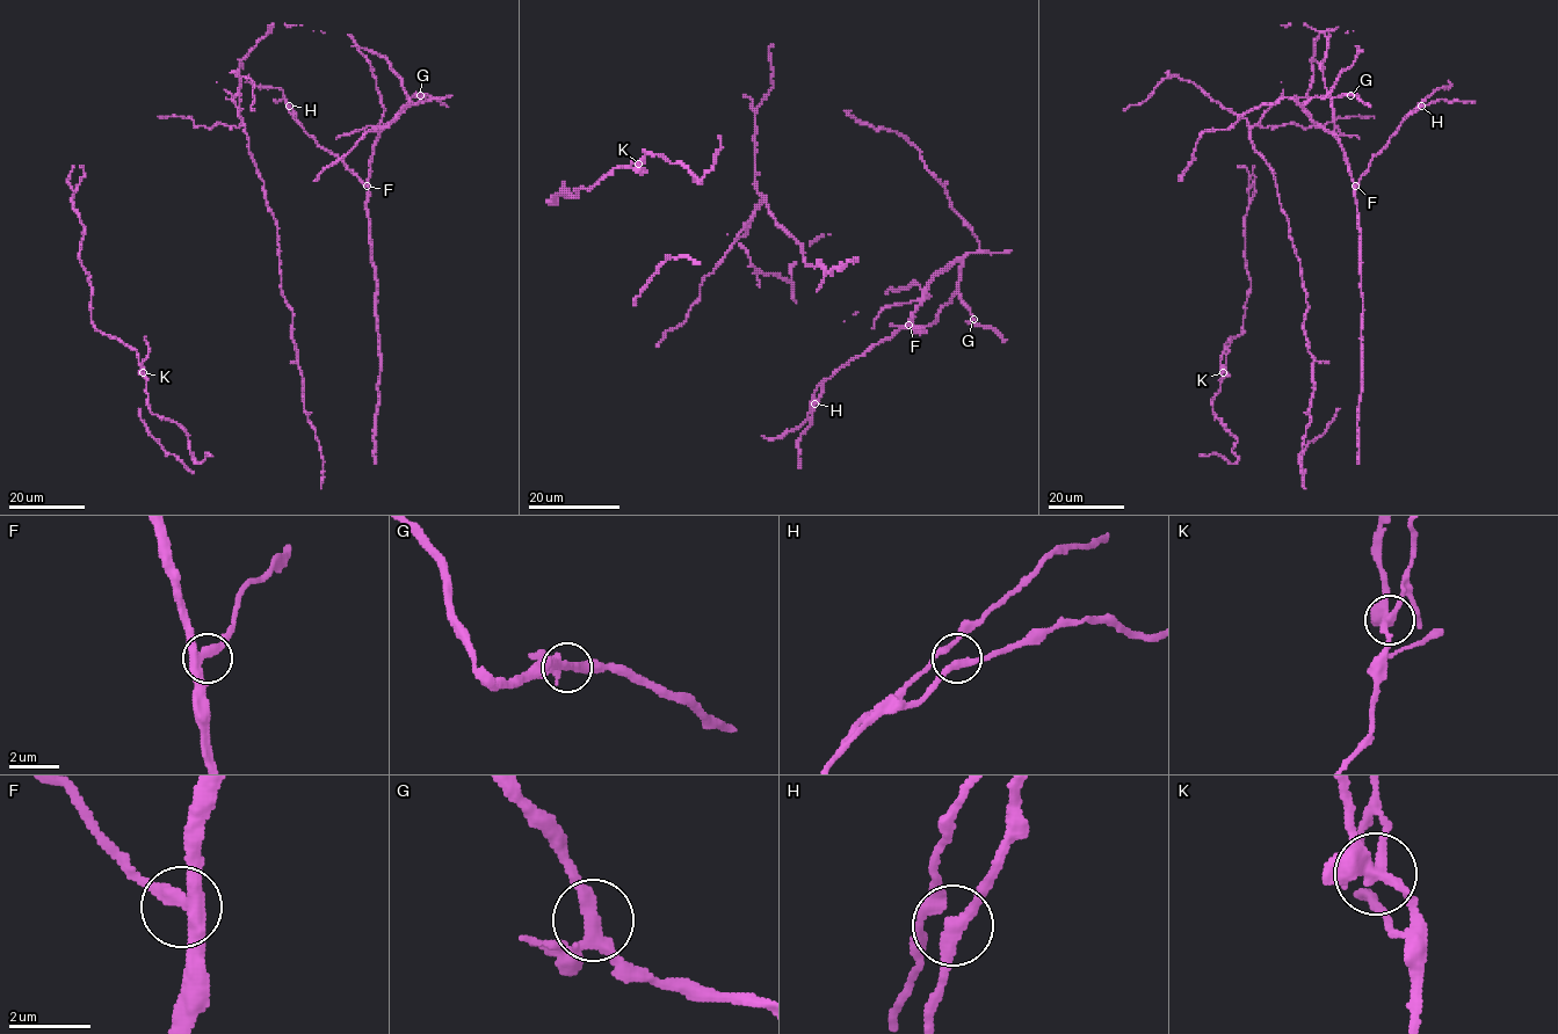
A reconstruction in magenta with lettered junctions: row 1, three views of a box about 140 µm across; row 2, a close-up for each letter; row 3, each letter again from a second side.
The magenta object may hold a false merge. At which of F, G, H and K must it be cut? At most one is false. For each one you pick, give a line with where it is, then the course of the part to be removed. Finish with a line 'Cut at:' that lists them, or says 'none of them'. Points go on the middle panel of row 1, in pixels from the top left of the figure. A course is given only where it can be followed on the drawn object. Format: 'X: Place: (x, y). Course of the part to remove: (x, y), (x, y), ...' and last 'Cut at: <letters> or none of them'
K: Place: (638, 164)
Cut at: K

